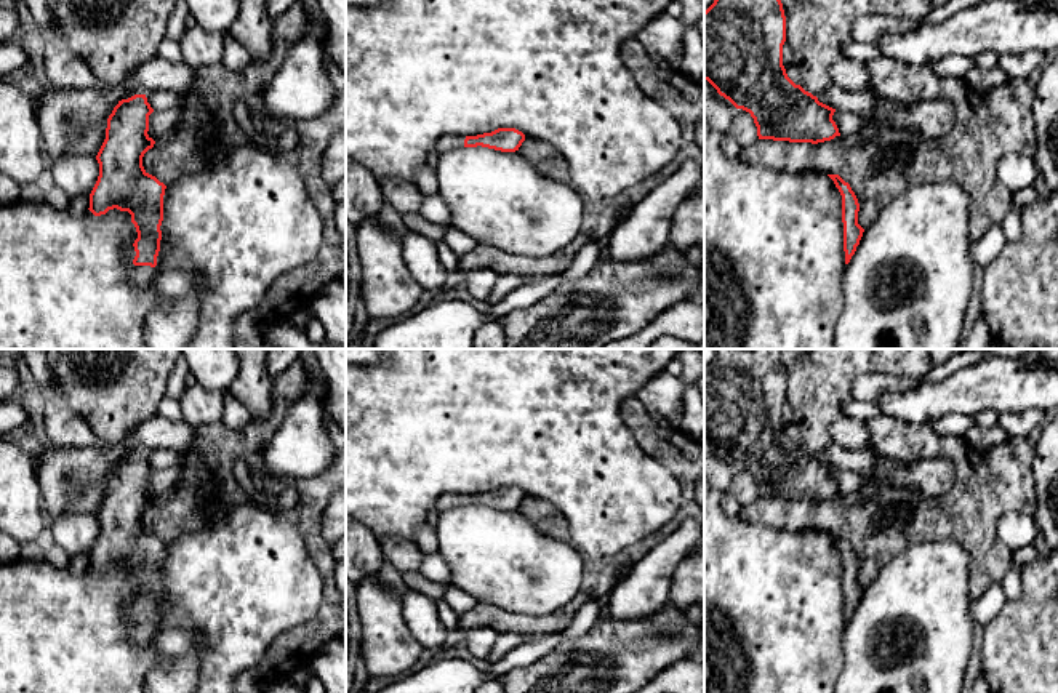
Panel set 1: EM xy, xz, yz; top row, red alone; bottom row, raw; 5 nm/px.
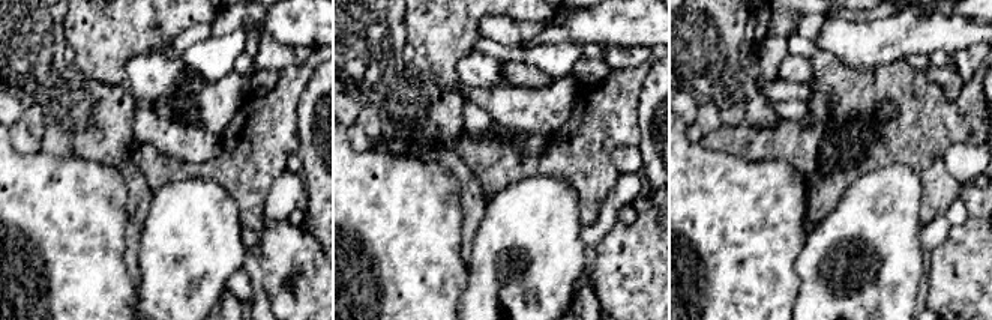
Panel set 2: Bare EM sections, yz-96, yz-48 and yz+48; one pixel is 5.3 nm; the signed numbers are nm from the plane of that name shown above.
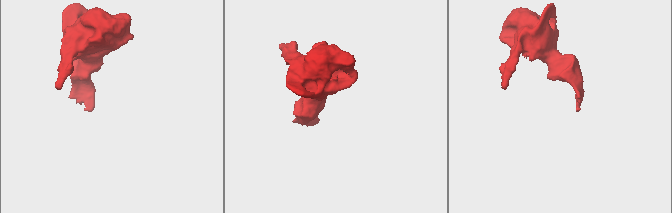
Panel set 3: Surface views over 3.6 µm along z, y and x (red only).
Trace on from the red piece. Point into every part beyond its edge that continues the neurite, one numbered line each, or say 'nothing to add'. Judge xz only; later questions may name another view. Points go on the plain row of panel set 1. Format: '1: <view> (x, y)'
1: xz (445, 501)

